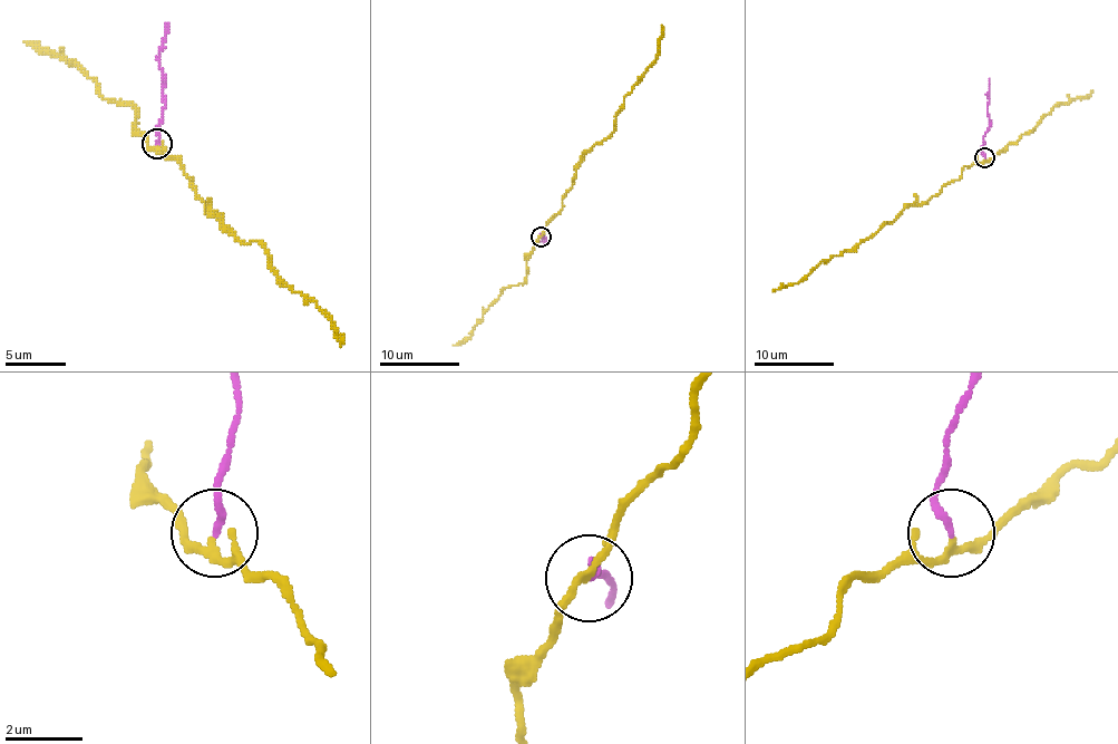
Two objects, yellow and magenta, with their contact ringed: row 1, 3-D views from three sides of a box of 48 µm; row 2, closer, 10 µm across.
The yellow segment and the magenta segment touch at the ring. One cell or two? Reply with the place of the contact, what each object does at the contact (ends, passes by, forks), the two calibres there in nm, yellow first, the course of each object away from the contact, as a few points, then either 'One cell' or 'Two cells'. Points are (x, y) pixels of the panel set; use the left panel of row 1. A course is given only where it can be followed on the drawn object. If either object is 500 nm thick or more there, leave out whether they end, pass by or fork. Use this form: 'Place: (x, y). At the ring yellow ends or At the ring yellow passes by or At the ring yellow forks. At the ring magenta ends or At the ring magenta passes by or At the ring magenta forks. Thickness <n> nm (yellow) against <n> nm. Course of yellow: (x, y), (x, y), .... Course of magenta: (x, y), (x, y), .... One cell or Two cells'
Place: (157, 143). At the ring yellow passes by. At the ring magenta ends. Thickness 170 nm (yellow) against 180 nm. Course of yellow: (156, 144), (172, 156), (207, 210), (241, 241), (255, 241), (283, 282), (310, 298), (331, 322), (340, 346). Course of magenta: (156, 144), (165, 105), (159, 47), (168, 23). Two cells

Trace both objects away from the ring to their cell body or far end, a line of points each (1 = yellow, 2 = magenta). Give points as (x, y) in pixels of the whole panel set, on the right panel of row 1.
1: (985, 157), (965, 166), (958, 180), (925, 202), (912, 203), (892, 221), (773, 291)
2: (985, 157), (981, 146), (989, 126), (989, 78)

